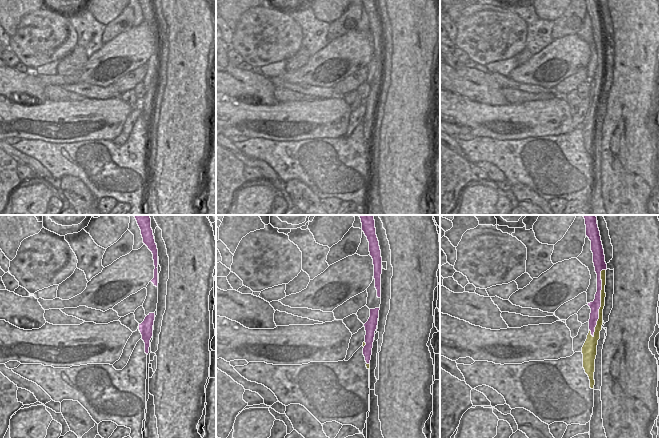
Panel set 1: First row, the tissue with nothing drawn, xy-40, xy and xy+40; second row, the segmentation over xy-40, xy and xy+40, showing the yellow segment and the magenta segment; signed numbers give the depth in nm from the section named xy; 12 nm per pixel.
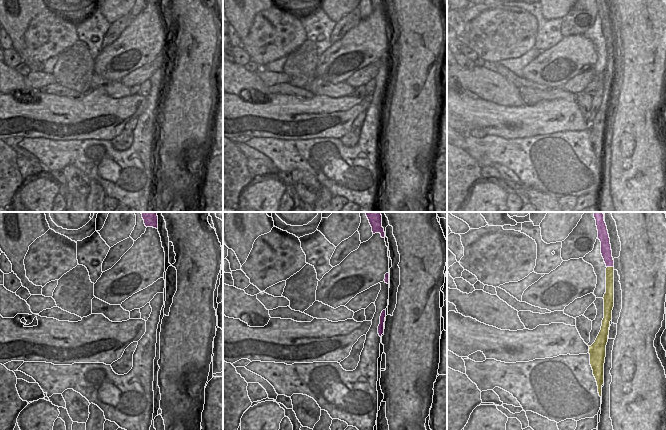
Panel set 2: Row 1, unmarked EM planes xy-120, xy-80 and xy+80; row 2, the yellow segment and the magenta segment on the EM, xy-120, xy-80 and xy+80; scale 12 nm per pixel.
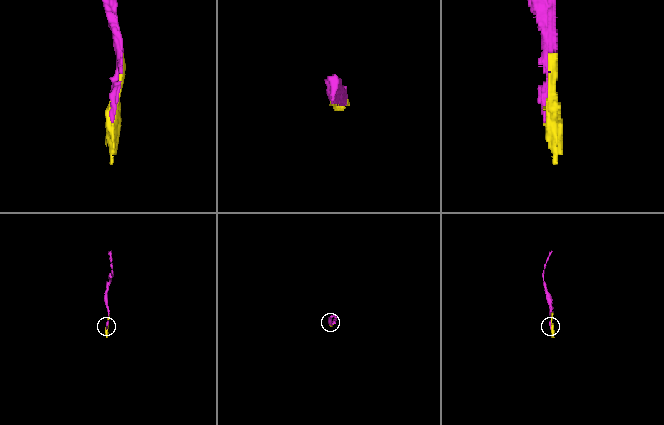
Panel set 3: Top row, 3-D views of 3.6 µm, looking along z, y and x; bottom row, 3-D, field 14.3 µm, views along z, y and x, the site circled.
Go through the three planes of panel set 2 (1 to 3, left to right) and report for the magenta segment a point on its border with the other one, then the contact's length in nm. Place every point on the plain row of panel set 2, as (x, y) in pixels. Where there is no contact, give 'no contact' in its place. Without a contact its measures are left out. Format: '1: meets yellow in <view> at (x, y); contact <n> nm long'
1: no contact
2: no contact
3: meets yellow in xy+80 at (610, 43); contact 80 nm long

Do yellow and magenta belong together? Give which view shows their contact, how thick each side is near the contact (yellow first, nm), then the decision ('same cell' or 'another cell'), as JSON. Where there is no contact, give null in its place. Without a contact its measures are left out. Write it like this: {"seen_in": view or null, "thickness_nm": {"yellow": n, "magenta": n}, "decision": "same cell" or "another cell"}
{"seen_in": "xy+40", "thickness_nm": {"yellow": 70, "magenta": 120}, "decision": "same cell"}

